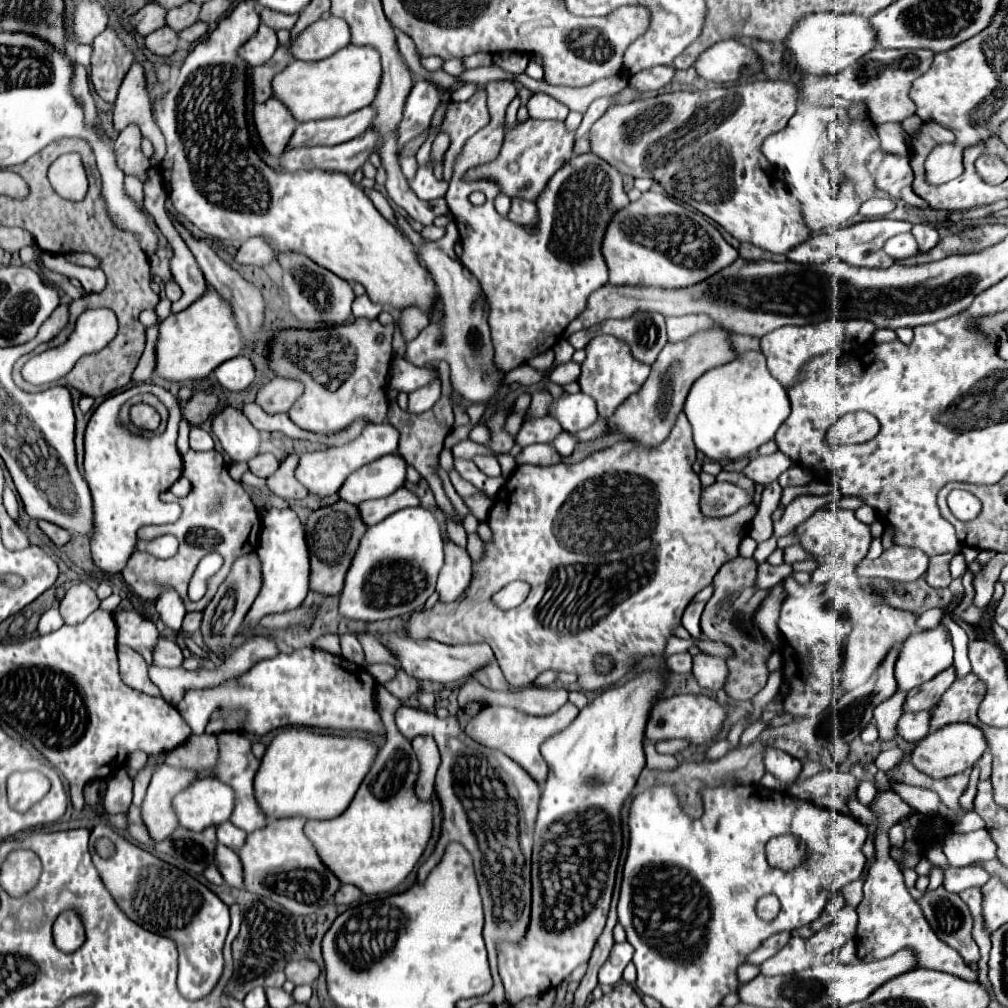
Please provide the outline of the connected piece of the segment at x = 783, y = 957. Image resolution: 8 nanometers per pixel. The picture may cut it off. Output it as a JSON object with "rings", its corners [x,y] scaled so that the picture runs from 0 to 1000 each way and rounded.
{"rings":[[[785,930],[783,936],[761,951],[753,961],[757,967],[781,967],[789,963],[797,963],[807,955],[807,949],[799,941],[799,934],[795,930]]]}

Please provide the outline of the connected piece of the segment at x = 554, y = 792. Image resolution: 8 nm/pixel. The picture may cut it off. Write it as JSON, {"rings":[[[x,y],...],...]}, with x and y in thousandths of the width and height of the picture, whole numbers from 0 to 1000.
{"rings":[[[644,666],[632,670],[628,676],[598,686],[582,701],[574,705],[570,715],[545,731],[537,739],[537,749],[545,759],[545,771],[539,777],[539,787],[535,795],[535,807],[529,826],[529,850],[527,850],[527,876],[529,876],[529,896],[525,920],[515,934],[493,934],[495,947],[495,967],[501,979],[501,991],[505,997],[513,997],[521,989],[539,987],[545,981],[557,977],[557,973],[568,965],[576,955],[582,955],[596,928],[606,886],[610,878],[610,866],[614,858],[614,848],[618,840],[616,828],[616,799],[624,791],[632,777],[636,763],[640,761],[638,747],[638,721],[642,715],[642,705],[650,695],[652,688],[658,684],[656,668]]]}

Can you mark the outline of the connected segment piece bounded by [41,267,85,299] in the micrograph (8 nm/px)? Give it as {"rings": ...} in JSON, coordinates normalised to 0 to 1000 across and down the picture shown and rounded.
{"rings":[[[41,265],[41,271],[45,273],[45,277],[47,277],[47,279],[49,279],[53,285],[61,287],[61,289],[63,289],[64,293],[68,293],[70,297],[82,295],[82,291],[84,291],[84,289],[82,289],[82,287],[72,285],[64,273],[59,273],[59,271],[55,271],[55,269],[51,269],[51,267],[45,267],[45,265]]]}

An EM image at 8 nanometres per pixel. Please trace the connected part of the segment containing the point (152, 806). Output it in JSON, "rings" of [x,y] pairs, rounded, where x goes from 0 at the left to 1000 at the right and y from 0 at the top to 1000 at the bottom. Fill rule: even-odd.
{"rings":[[[160,757],[154,763],[144,795],[140,799],[140,811],[154,834],[166,832],[178,820],[170,795],[176,787],[184,785],[193,773],[193,763],[170,761],[166,757]]]}

